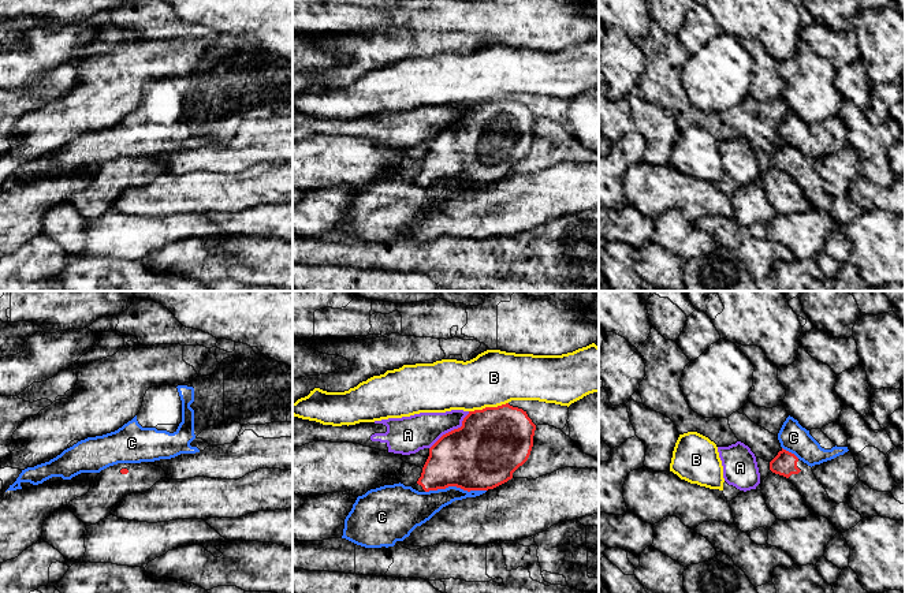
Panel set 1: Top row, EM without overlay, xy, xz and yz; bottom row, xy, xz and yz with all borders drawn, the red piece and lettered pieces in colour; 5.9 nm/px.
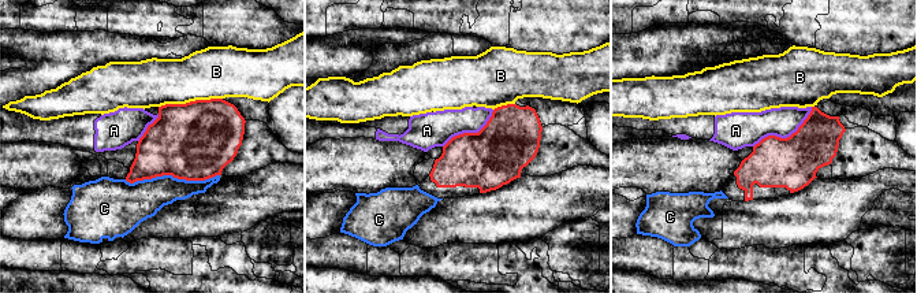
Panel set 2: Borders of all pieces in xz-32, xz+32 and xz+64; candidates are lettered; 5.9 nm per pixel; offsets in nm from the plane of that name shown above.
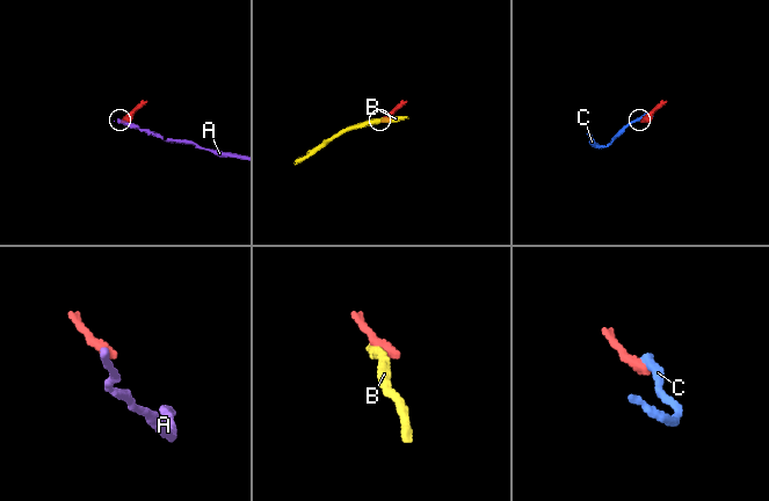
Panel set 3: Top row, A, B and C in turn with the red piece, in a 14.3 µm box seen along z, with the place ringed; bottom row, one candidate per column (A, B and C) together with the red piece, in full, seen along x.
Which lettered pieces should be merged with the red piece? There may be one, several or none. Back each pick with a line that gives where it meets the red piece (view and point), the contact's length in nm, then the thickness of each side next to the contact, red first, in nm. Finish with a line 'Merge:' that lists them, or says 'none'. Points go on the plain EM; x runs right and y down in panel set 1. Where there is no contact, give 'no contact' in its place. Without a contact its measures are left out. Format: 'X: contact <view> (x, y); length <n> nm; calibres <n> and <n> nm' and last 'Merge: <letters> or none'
Merge: none

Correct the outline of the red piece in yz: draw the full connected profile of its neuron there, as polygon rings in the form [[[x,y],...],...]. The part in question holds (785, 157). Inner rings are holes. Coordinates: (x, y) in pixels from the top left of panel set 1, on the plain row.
[[[782,142],[770,156],[770,164],[786,171],[801,187],[811,208],[827,212],[839,227],[854,221],[863,213],[848,197],[831,195],[823,179],[816,174],[812,161],[794,148]]]

